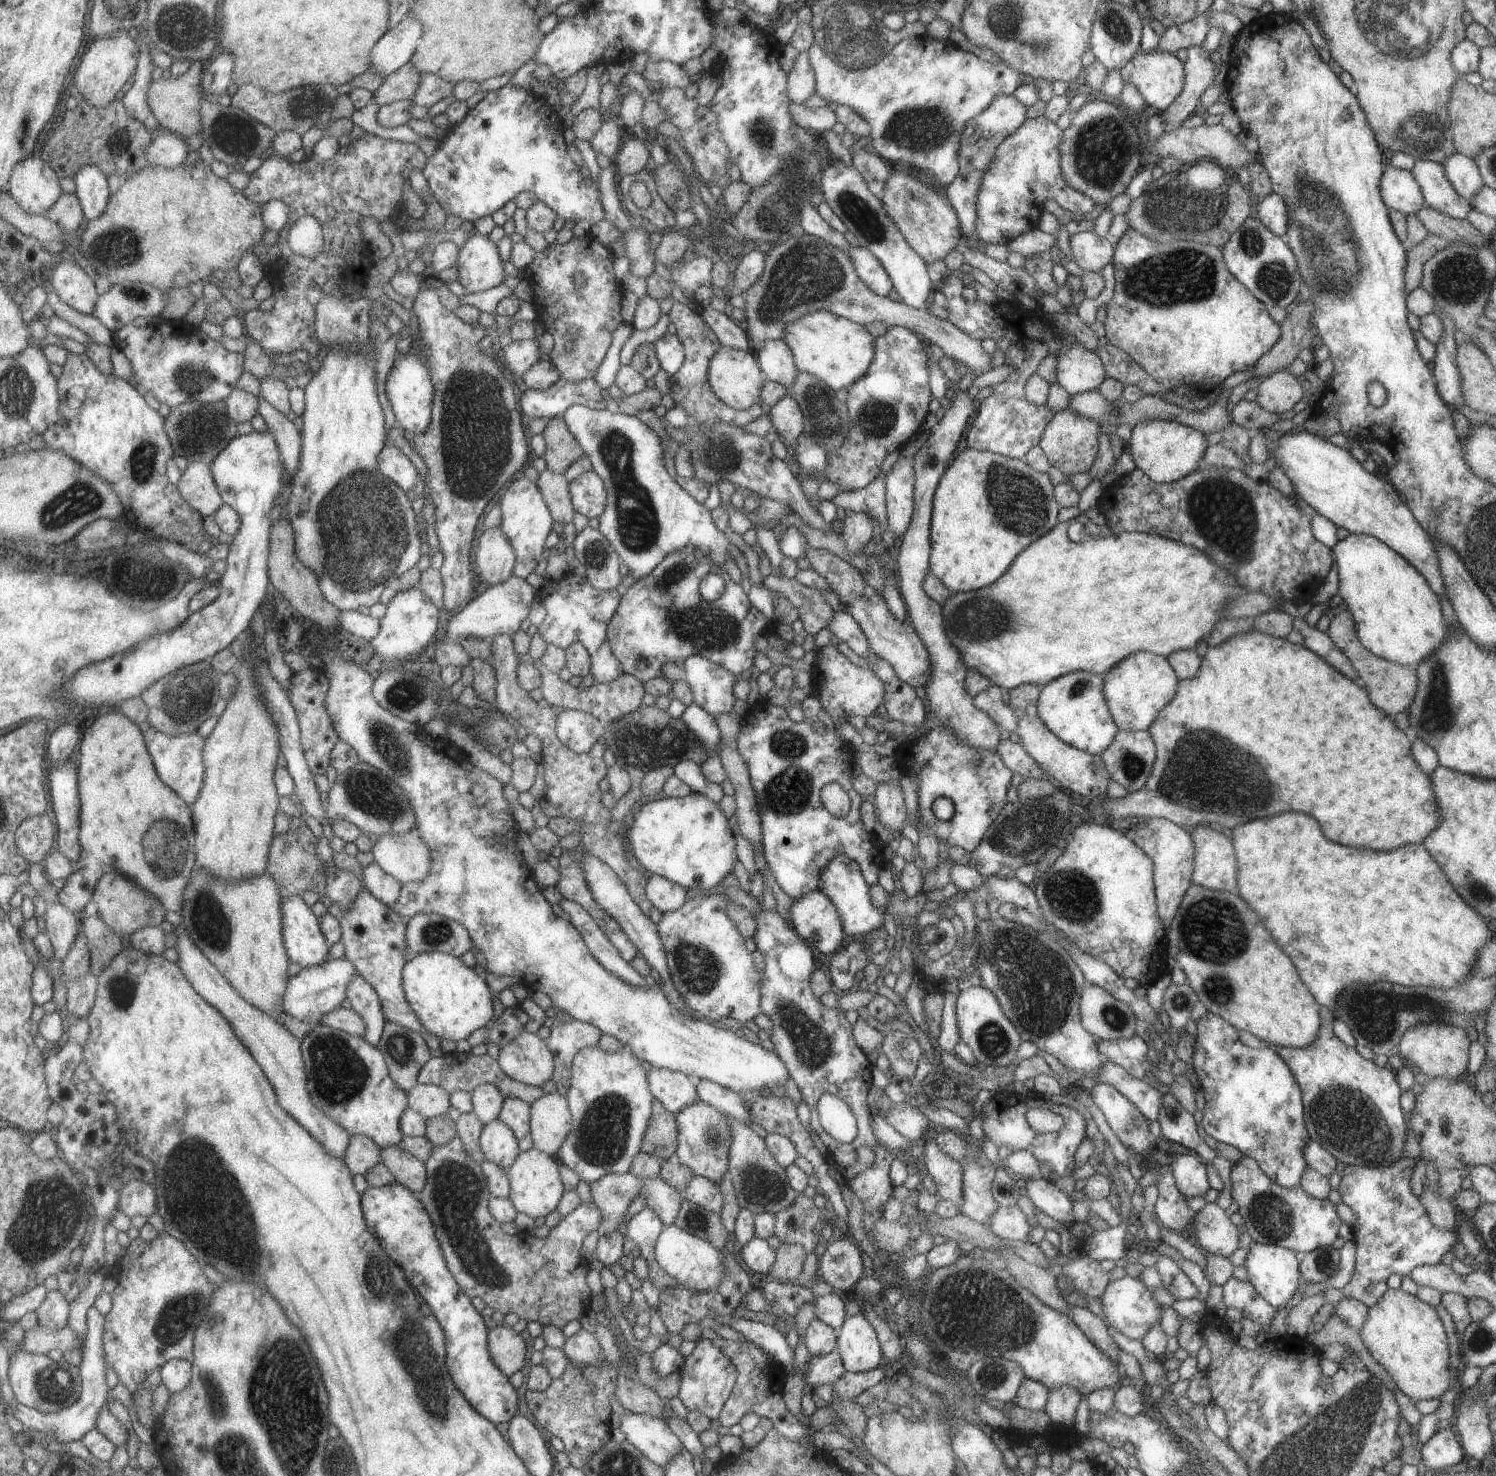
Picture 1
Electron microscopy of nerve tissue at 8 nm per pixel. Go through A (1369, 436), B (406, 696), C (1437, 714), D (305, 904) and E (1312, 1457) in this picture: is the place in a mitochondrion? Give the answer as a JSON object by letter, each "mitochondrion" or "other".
{"A":"other","B":"mitochondrion","C":"mitochondrion","D":"other","E":"mitochondrion"}

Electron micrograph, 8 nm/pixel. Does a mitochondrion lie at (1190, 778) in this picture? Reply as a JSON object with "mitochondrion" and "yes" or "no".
{"mitochondrion":"yes"}

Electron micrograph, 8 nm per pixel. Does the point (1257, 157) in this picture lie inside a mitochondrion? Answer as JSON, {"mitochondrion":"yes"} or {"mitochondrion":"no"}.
{"mitochondrion":"no"}

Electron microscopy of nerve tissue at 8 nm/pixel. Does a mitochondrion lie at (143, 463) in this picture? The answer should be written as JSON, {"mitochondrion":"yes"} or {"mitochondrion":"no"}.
{"mitochondrion":"yes"}

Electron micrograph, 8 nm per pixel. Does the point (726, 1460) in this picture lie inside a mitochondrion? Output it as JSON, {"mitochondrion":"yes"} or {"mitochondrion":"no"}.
{"mitochondrion":"no"}

